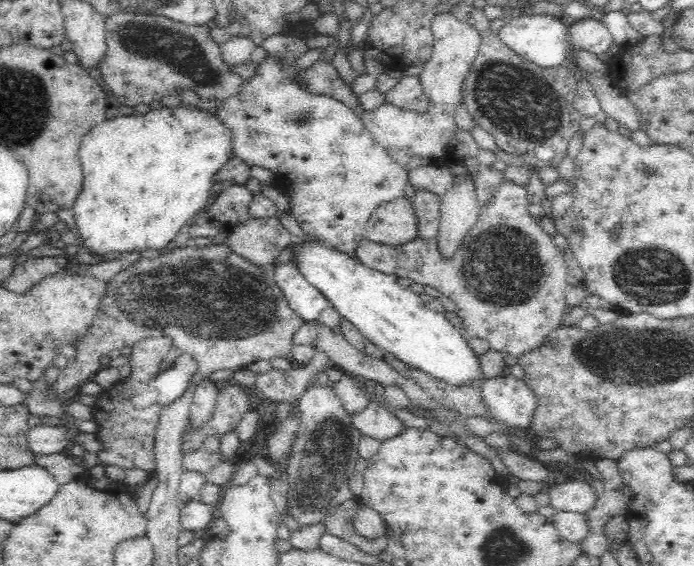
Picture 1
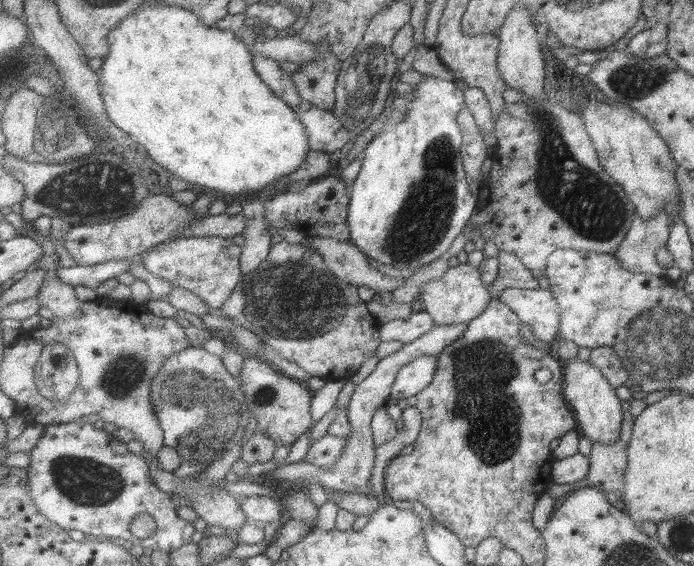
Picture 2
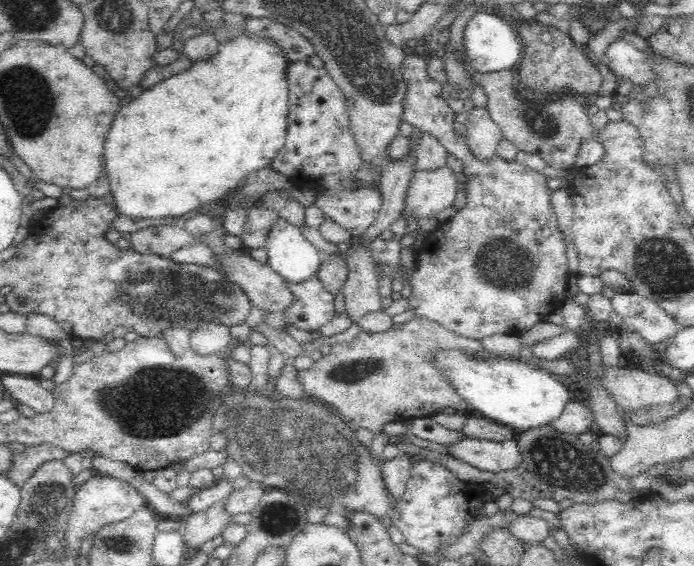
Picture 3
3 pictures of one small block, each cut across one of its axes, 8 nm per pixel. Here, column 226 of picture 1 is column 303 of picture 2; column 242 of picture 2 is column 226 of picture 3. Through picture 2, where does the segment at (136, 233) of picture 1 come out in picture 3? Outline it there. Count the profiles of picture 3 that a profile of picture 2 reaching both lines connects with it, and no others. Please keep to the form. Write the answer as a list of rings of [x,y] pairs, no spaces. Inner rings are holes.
[[[244,32],[234,38],[225,41],[217,46],[216,52],[206,60],[192,61],[190,66],[174,73],[172,76],[154,84],[150,88],[144,89],[142,94],[135,96],[130,103],[122,104],[116,113],[116,118],[108,132],[106,144],[104,144],[104,172],[108,176],[110,193],[114,194],[114,199],[118,203],[118,211],[130,217],[136,218],[181,218],[186,212],[194,210],[203,204],[214,206],[217,200],[226,196],[230,190],[238,186],[240,180],[246,179],[250,172],[256,172],[260,168],[270,165],[276,158],[286,142],[288,130],[288,108],[290,92],[290,67],[293,64],[289,57],[285,56],[282,45],[276,39],[264,35],[250,35]]]

